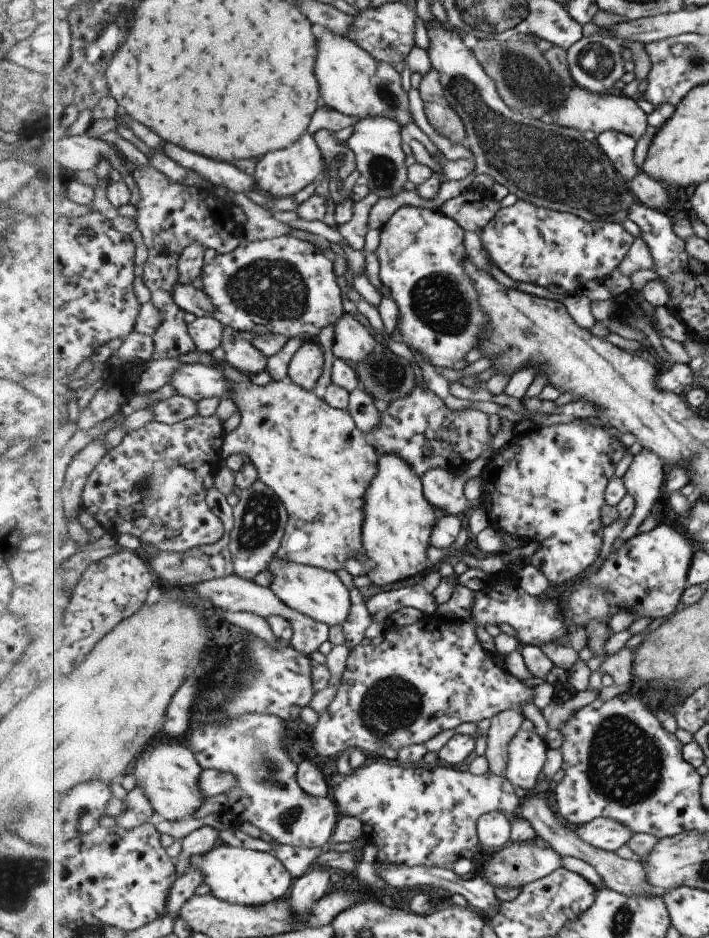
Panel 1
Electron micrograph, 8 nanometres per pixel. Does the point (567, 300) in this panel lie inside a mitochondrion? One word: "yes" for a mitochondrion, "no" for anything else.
no

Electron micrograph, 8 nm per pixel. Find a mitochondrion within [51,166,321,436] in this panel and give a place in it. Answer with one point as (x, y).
(270, 288)

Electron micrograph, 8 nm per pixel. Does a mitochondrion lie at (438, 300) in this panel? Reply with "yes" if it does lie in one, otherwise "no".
yes

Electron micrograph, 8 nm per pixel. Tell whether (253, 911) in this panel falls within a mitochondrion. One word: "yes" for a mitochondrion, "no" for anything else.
no

